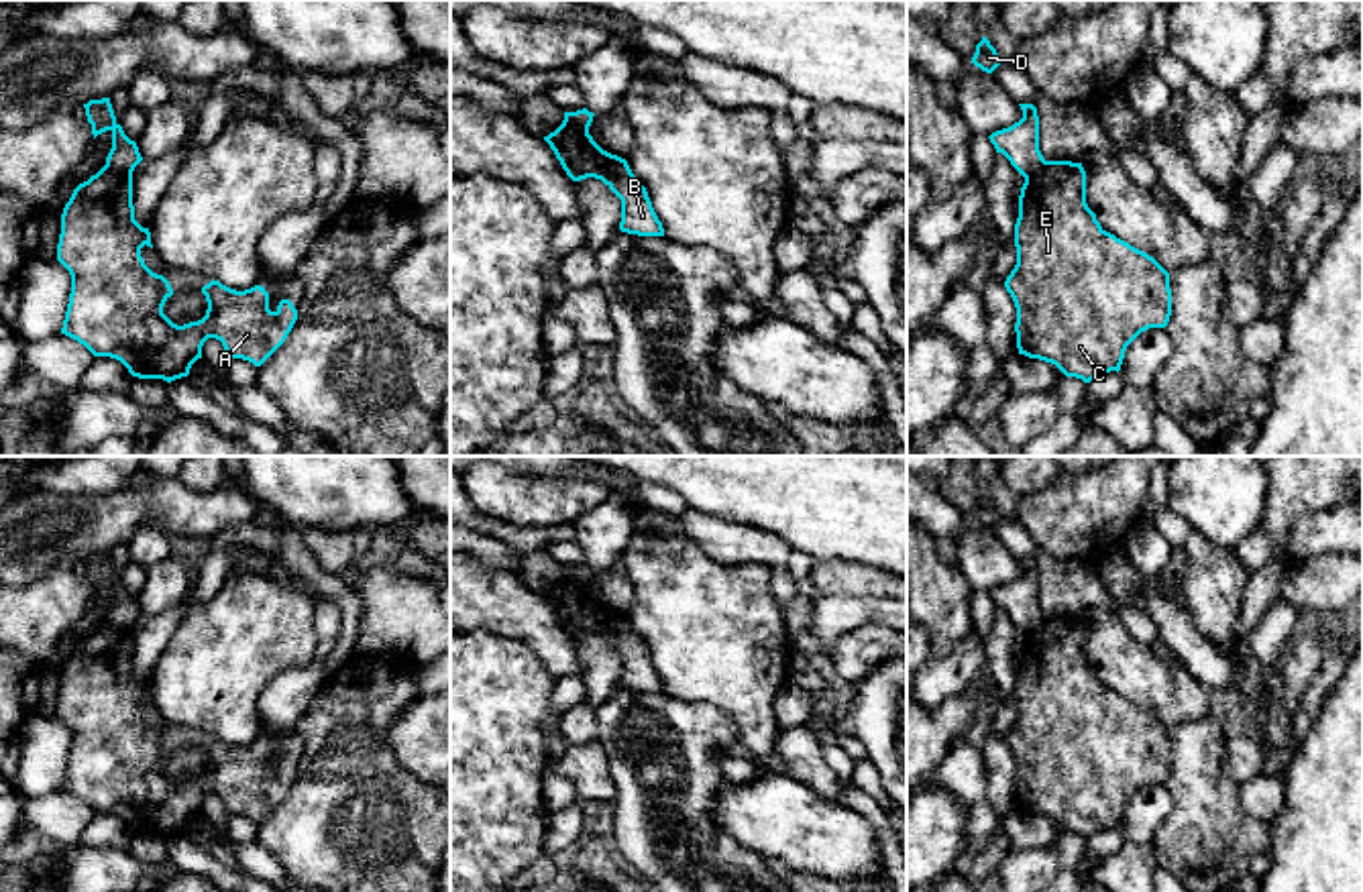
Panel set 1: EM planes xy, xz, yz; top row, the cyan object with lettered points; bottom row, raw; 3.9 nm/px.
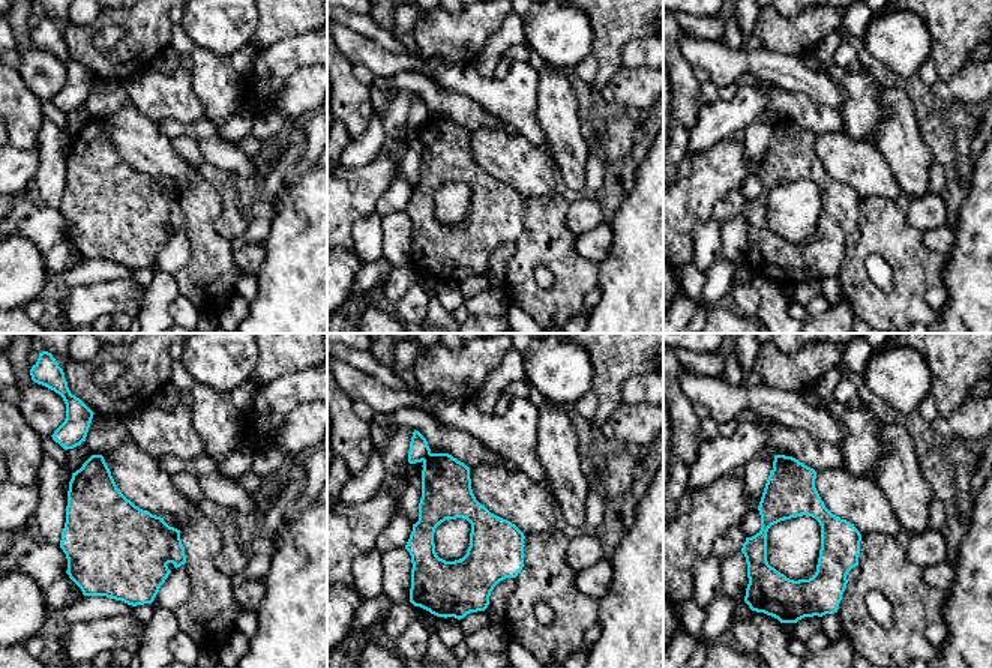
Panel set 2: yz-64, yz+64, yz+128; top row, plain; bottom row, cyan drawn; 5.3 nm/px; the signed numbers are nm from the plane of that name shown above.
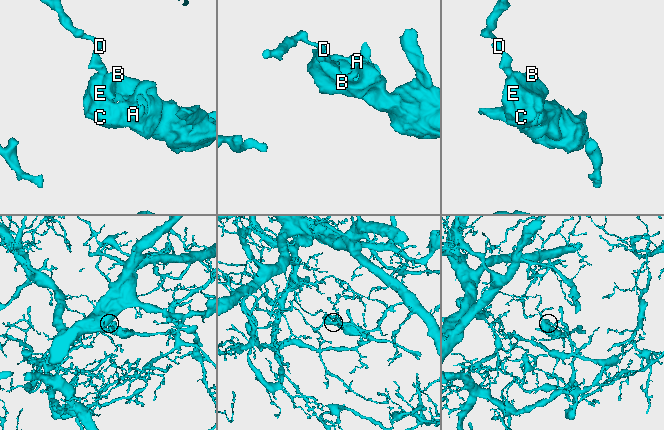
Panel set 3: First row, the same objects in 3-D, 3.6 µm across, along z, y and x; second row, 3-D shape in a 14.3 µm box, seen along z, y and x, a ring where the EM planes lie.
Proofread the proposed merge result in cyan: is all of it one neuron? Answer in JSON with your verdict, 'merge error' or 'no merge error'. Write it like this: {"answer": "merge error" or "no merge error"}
{"answer": "merge error"}

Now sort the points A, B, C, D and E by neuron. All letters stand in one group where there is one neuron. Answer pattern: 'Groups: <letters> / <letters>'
Groups: A B C E / D

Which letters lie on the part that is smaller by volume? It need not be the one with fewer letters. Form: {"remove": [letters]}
{"remove": ["A", "B", "C", "E"]}

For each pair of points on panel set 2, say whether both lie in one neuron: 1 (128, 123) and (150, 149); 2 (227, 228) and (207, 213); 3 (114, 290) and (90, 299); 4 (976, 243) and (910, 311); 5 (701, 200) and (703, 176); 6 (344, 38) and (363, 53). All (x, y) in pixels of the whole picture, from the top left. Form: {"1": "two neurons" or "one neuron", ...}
{"1": "one neuron", "2": "two neurons", "3": "one neuron", "4": "two neurons", "5": "one neuron", "6": "one neuron"}

